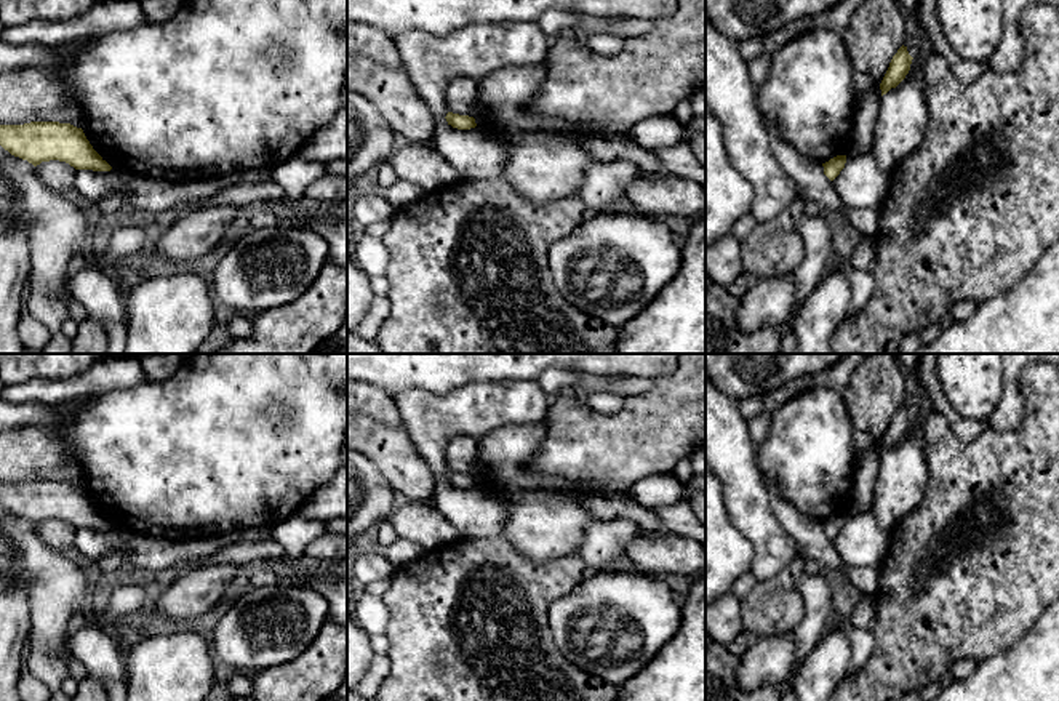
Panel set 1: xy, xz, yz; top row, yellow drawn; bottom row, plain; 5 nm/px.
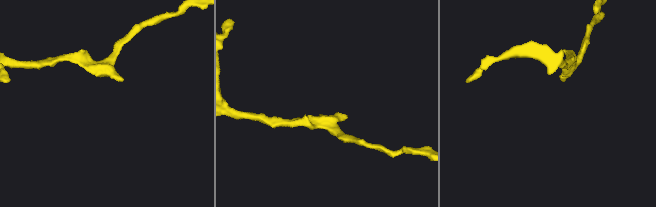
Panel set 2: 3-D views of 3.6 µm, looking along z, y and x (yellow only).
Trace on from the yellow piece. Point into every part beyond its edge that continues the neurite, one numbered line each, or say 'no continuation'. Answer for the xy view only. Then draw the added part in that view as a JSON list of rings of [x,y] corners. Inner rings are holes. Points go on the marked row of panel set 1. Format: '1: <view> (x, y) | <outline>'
no continuation

